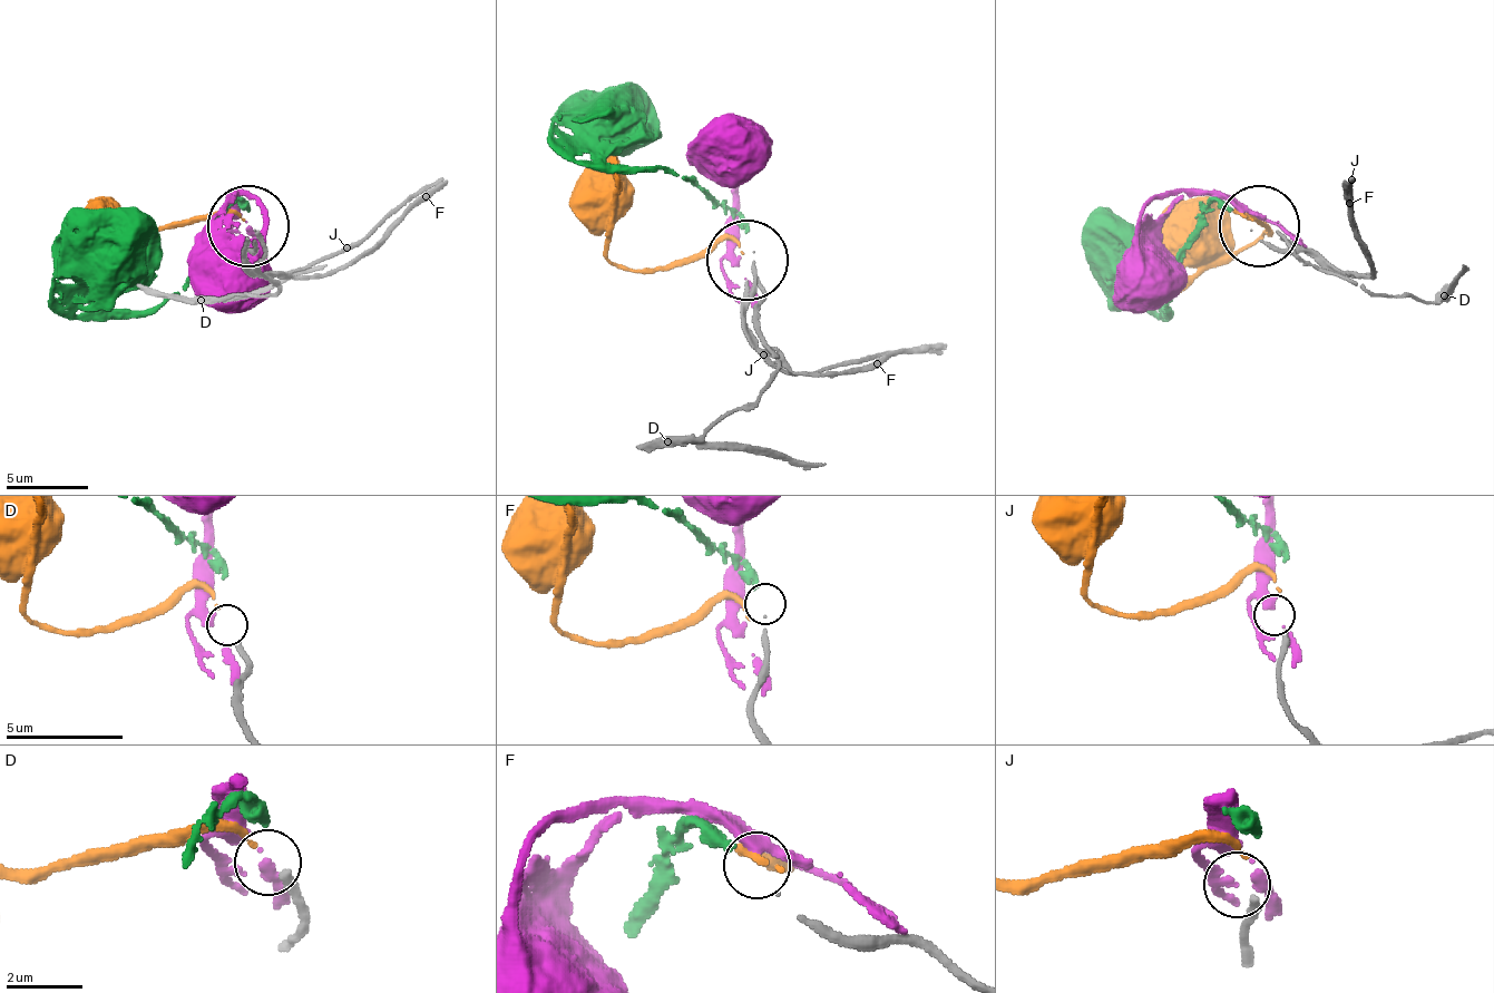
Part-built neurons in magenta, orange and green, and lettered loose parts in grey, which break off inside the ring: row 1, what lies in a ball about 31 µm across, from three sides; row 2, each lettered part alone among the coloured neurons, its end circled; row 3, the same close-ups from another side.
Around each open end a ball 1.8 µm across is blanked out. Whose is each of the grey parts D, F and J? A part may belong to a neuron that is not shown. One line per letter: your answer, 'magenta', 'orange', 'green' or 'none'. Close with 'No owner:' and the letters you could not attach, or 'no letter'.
D: orange
F: green
J: none
No owner: J

